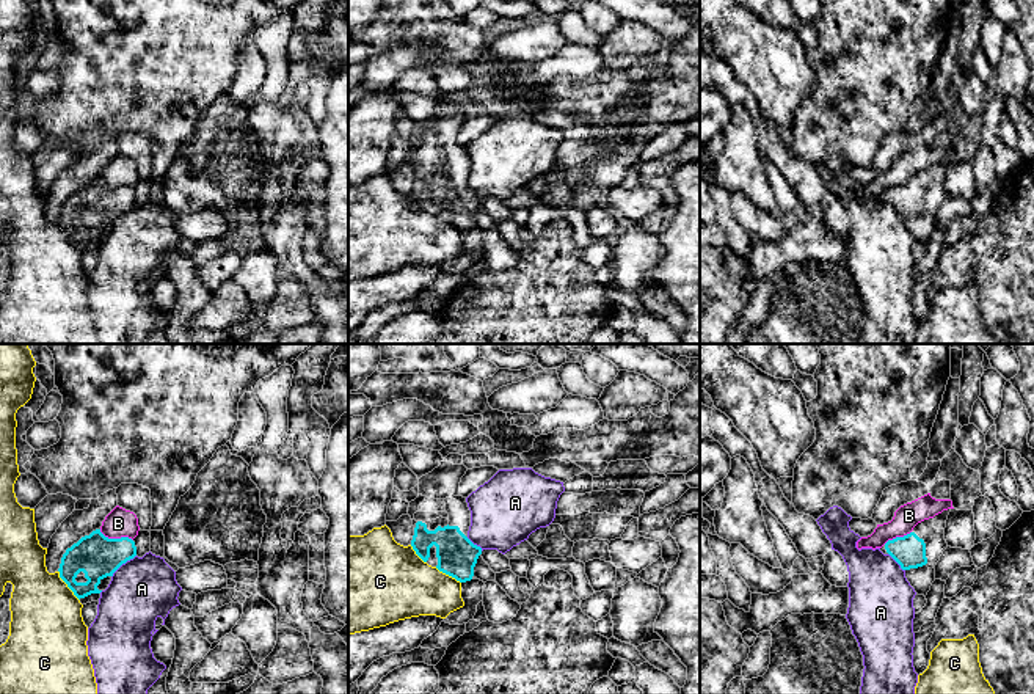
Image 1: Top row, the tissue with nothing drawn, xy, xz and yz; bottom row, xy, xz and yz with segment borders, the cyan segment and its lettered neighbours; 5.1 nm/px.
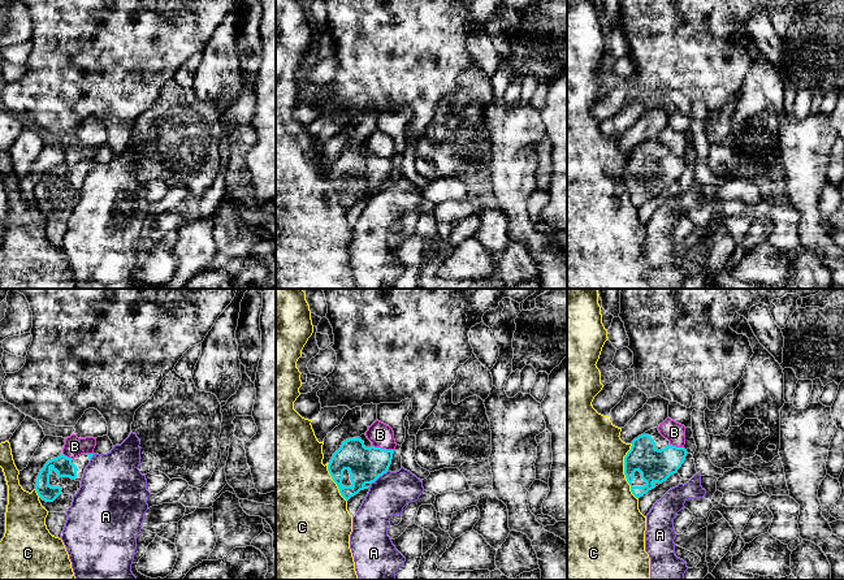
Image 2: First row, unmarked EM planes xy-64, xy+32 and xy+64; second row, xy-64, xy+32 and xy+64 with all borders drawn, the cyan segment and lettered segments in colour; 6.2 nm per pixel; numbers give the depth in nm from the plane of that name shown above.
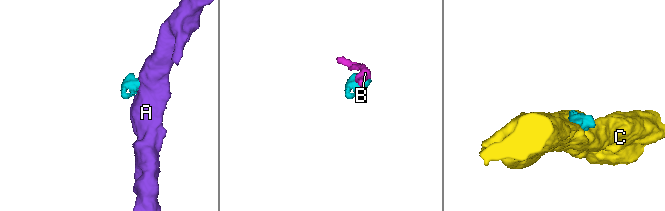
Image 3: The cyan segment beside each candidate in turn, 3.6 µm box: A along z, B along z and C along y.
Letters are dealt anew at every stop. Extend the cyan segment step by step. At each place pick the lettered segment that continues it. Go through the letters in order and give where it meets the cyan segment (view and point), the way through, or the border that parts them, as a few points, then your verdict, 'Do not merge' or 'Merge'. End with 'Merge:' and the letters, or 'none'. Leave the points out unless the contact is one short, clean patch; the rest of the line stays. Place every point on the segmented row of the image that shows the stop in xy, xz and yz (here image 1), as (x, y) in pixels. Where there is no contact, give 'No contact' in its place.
A: Touches cyan at xy (123, 562). Boundary: xy (135, 555), (112, 577). Do not merge
B: Touches cyan at xy (116, 539). Boundary: xy (99, 529), (109, 537), (129, 537), (132, 540). Do not merge
C: Touches cyan at xy (68, 586). Do not merge
Merge: none

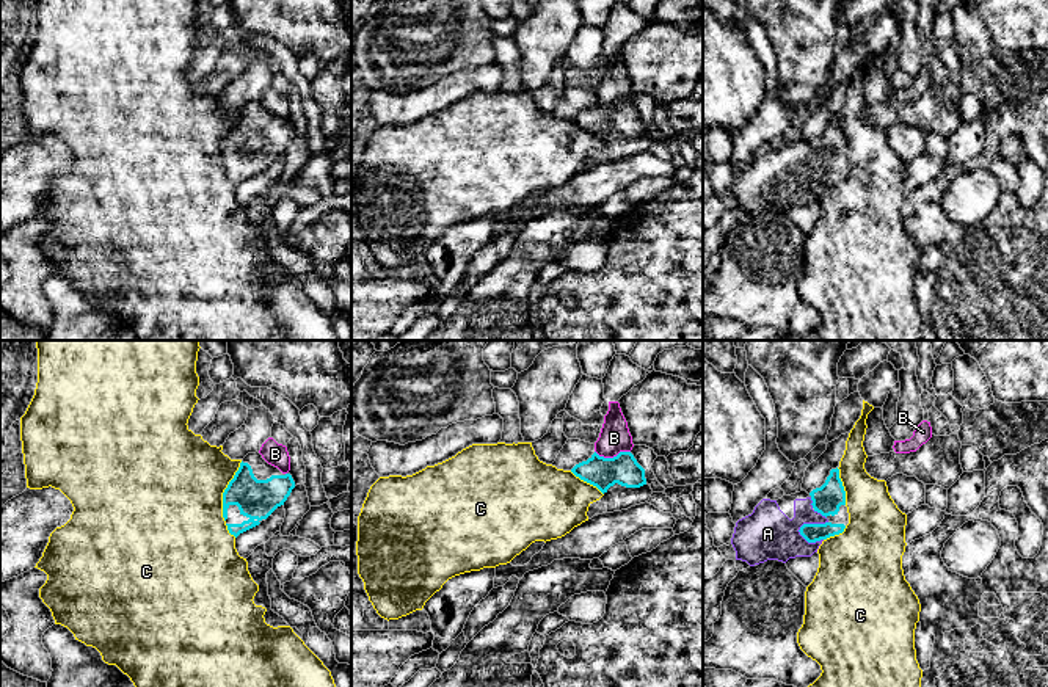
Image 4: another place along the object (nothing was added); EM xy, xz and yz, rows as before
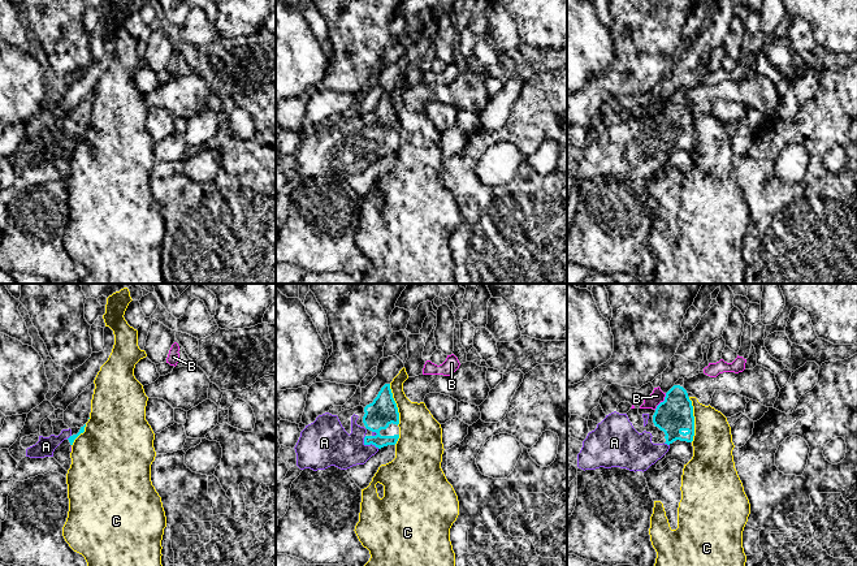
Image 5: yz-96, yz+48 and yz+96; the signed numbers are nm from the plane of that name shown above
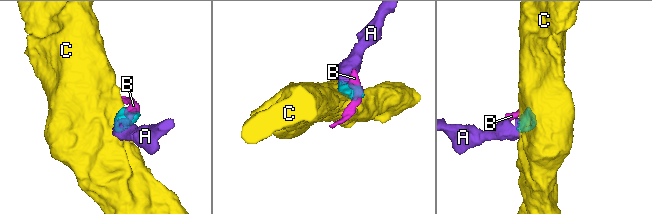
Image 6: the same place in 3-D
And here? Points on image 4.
A: Touches cyan at yz (811, 524). Path across: yz (811, 532), (811, 524), (794, 534), (767, 534). Merge
B: Touches cyan at xz (614, 457). Boundary: xz (595, 450), (604, 457), (629, 452). Do not merge
C: Touches cyan at xy (225, 491). Do not merge
Merge: A

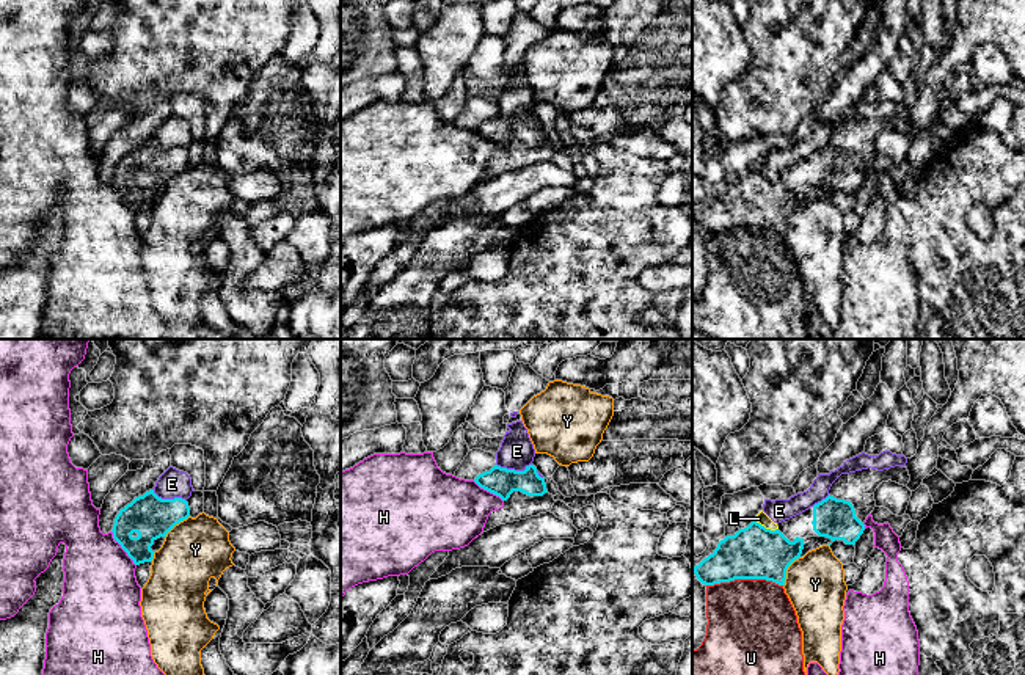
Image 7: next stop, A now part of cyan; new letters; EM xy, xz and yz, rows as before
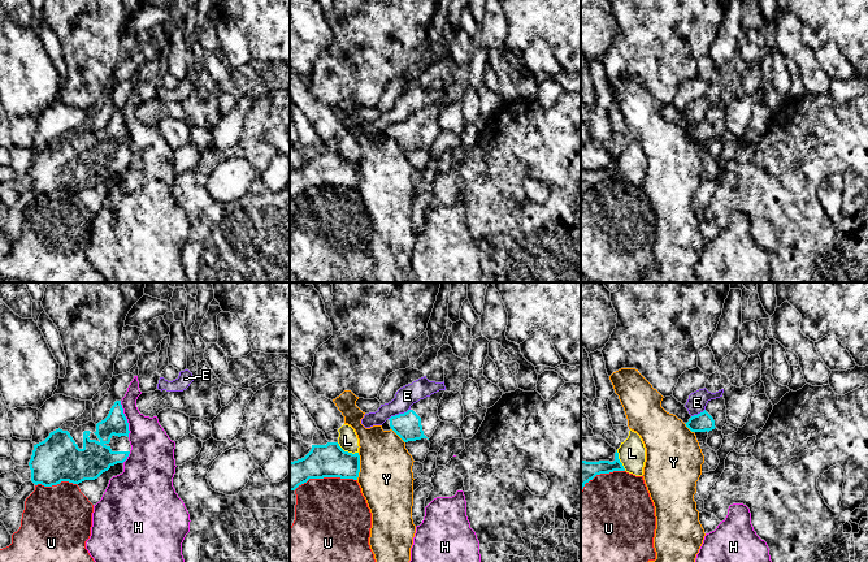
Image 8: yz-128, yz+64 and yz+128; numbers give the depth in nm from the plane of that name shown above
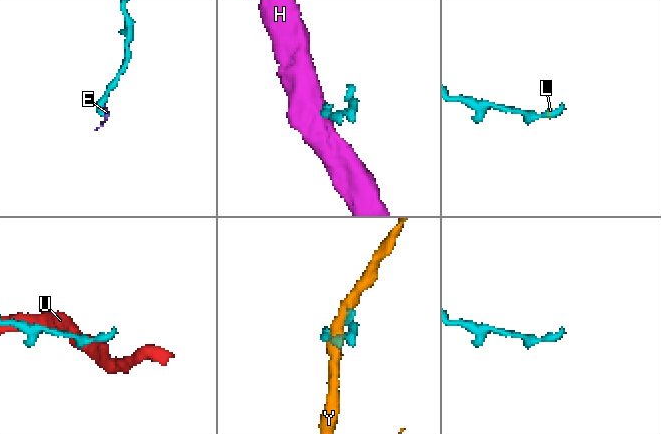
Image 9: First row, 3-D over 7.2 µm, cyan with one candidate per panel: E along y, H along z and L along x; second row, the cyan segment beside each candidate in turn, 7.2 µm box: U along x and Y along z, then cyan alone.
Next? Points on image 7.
E: Touches cyan at xz (514, 470). Boundary: xz (496, 463), (515, 470), (525, 470), (531, 465). Do not merge
H: Touches cyan at xy (121, 547). Do not merge
L: Touches cyan at yz (765, 528). Boundary: yz (754, 520), (766, 528), (777, 529). Do not merge
U: Touches cyan at yz (744, 578). Do not merge
Y: Touches cyan at yz (785, 572). Boundary: yz (799, 556), (788, 567), (784, 586). Do not merge
Merge: none

